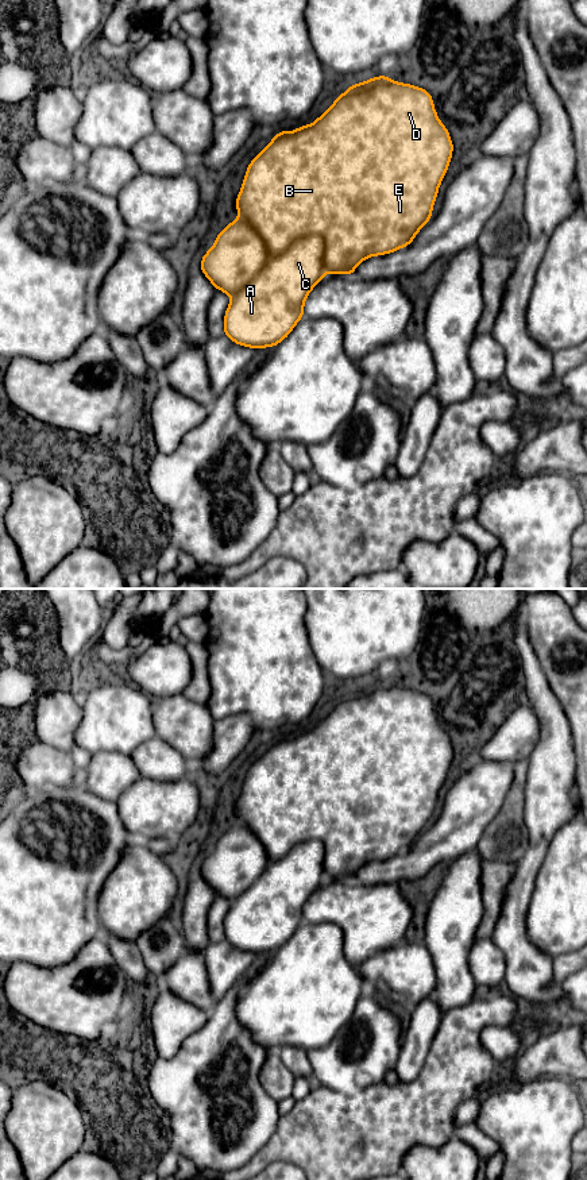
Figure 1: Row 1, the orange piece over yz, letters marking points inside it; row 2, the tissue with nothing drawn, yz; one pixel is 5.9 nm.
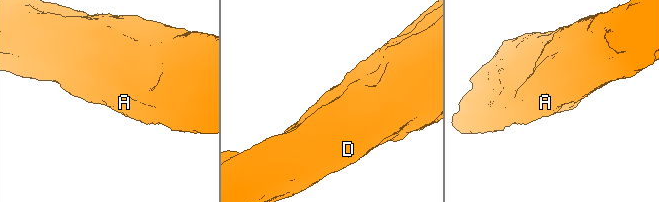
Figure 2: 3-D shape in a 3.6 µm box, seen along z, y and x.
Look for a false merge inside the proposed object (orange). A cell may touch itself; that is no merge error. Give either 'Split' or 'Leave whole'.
Split

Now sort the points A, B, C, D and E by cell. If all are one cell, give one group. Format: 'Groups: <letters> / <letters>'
Groups: A C / B D E

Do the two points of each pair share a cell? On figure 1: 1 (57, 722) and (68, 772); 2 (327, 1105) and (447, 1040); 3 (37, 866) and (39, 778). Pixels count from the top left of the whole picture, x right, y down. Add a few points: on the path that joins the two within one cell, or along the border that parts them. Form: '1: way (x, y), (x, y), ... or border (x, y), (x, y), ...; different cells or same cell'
1: way (57, 735), (57, 760); same cell
2: way (362, 1106), (402, 1106), (433, 1075); same cell
3: border (70, 785), (29, 793); different cells

